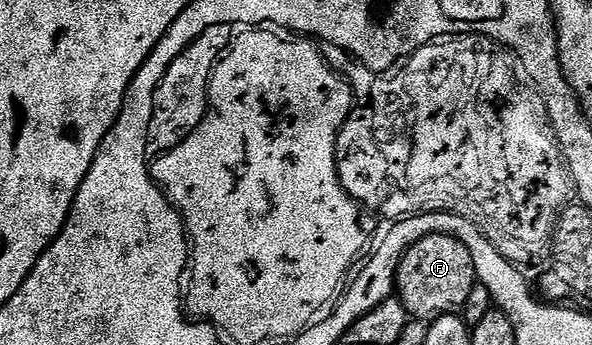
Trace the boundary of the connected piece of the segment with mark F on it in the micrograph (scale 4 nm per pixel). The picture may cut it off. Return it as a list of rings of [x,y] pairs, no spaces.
[[[434,232],[431,236],[420,238],[411,248],[402,255],[398,264],[396,277],[396,296],[402,301],[407,317],[423,322],[434,320],[438,316],[452,316],[461,313],[468,302],[468,294],[472,294],[476,277],[474,275],[474,263],[472,254],[464,242],[460,242],[455,236],[445,236]]]

